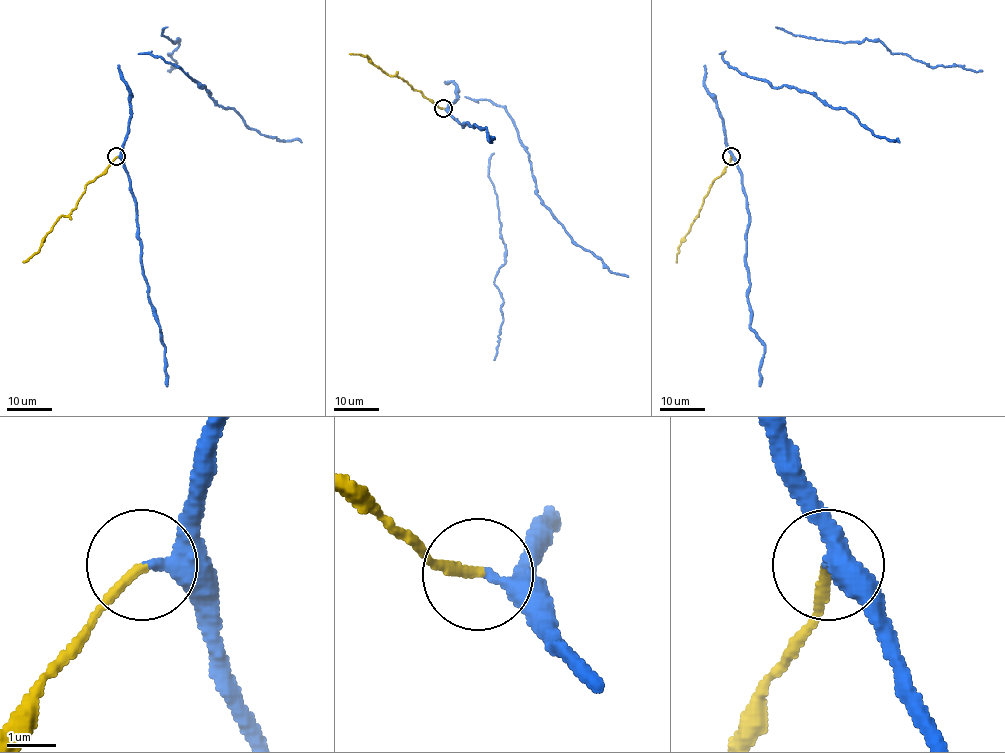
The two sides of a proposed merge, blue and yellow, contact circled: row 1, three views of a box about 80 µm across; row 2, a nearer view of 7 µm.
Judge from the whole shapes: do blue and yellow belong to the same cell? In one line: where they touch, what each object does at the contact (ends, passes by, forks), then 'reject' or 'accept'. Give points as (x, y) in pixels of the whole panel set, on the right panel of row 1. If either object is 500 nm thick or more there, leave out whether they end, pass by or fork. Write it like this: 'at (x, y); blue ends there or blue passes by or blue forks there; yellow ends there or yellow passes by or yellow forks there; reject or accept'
at (731, 156); blue ends there; yellow ends there; accept

